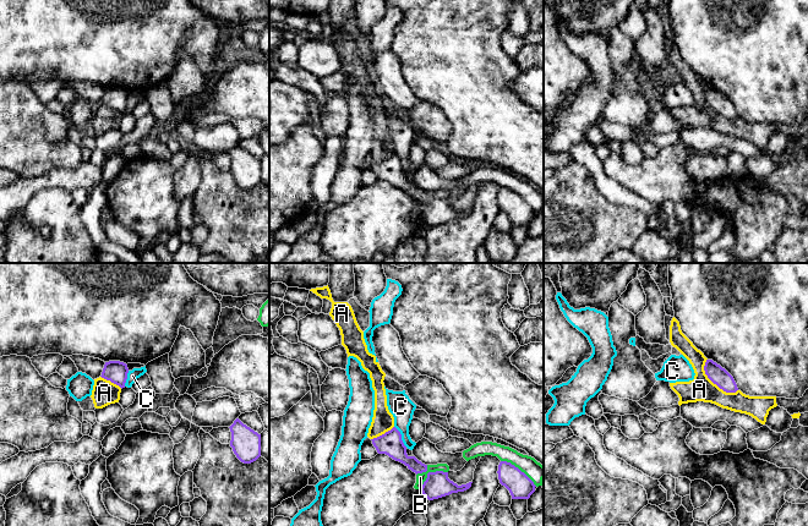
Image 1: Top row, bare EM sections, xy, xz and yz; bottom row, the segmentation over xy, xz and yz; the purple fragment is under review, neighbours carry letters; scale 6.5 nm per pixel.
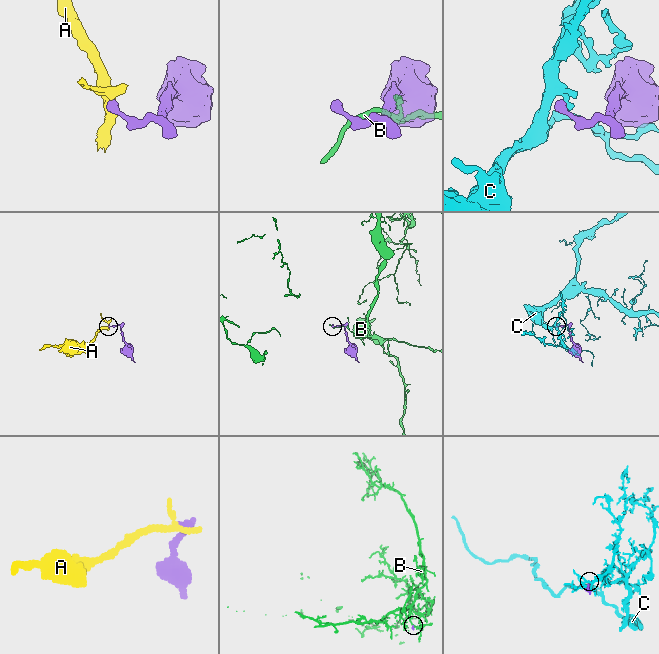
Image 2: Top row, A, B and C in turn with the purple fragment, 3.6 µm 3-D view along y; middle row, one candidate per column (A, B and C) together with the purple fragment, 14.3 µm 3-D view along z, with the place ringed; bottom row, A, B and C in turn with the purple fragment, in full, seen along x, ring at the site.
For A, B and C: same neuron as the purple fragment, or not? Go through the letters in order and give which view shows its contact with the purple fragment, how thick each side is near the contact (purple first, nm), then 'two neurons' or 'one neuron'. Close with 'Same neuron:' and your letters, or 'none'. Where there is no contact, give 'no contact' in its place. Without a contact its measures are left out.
A: meets purple in yz; 120 nm thick on the purple side, 160 nm on the other; two neurons
B: meets purple in xz; 170 nm thick on the purple side, 60 nm on the other; two neurons
C: meets purple in xz; 150 nm thick on the purple side, 160 nm on the other; two neurons
Same neuron: none

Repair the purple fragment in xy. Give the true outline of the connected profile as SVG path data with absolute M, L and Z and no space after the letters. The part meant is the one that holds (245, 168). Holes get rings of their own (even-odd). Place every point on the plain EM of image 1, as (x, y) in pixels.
M239 144L229 153L230 172L236 183L244 190L251 190L261 182L261 160L244 150Z

